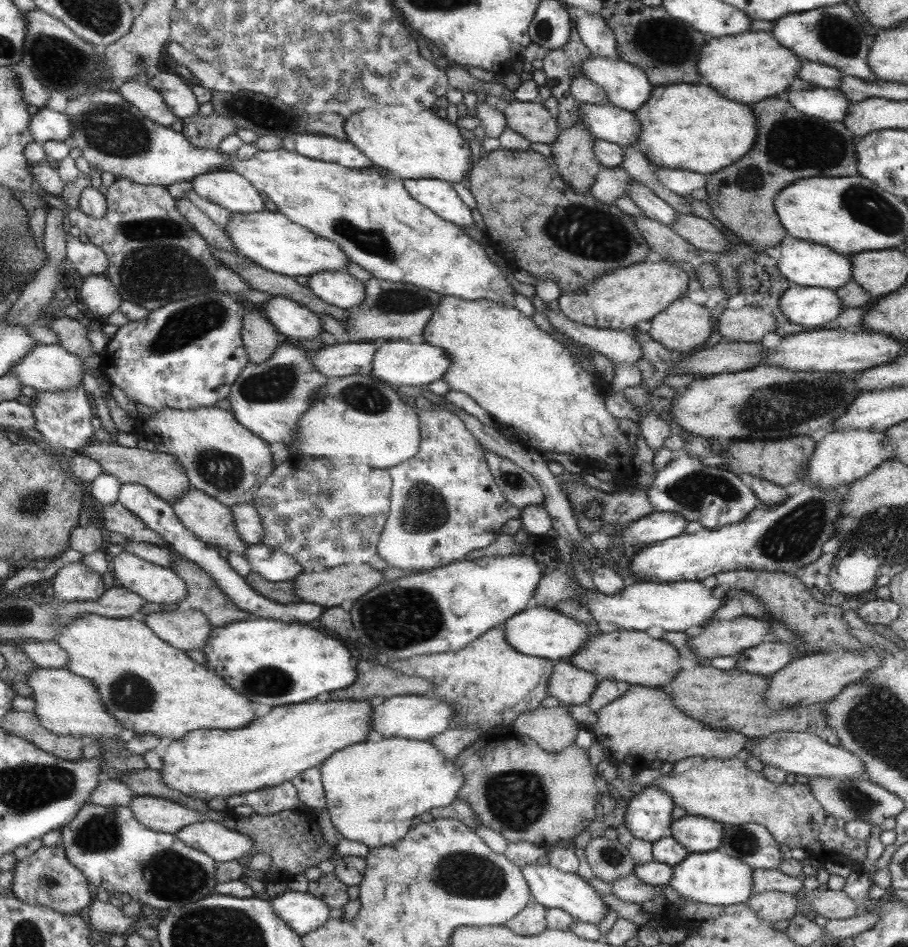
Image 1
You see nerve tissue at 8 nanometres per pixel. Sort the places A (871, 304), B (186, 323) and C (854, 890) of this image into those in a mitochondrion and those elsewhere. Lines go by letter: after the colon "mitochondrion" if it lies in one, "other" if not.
A: other
B: mitochondrion
C: other

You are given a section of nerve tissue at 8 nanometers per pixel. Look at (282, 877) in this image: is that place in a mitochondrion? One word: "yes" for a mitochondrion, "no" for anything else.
no

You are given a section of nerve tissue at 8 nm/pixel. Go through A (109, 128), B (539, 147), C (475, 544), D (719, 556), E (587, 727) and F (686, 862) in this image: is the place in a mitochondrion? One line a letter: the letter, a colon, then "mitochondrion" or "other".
A: mitochondrion
B: other
C: other
D: other
E: other
F: other

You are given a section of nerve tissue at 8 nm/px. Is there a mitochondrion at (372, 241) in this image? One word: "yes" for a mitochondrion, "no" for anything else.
yes

